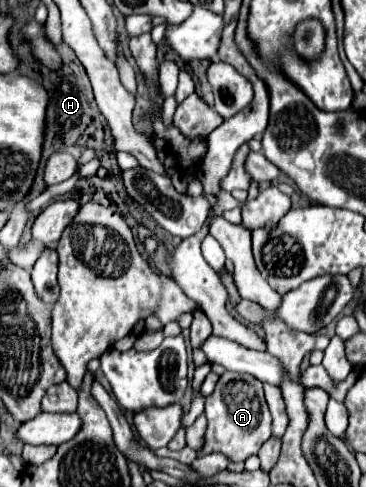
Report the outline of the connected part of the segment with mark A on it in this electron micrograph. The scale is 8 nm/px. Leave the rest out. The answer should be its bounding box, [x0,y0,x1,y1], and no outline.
[198,371,272,463]

